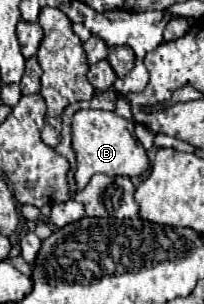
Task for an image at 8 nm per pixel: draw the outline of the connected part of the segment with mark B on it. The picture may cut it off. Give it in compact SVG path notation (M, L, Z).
M78 110L72 118L72 148L76 152L76 188L82 190L94 174L140 176L148 168L148 156L134 134L134 122L108 110Z

